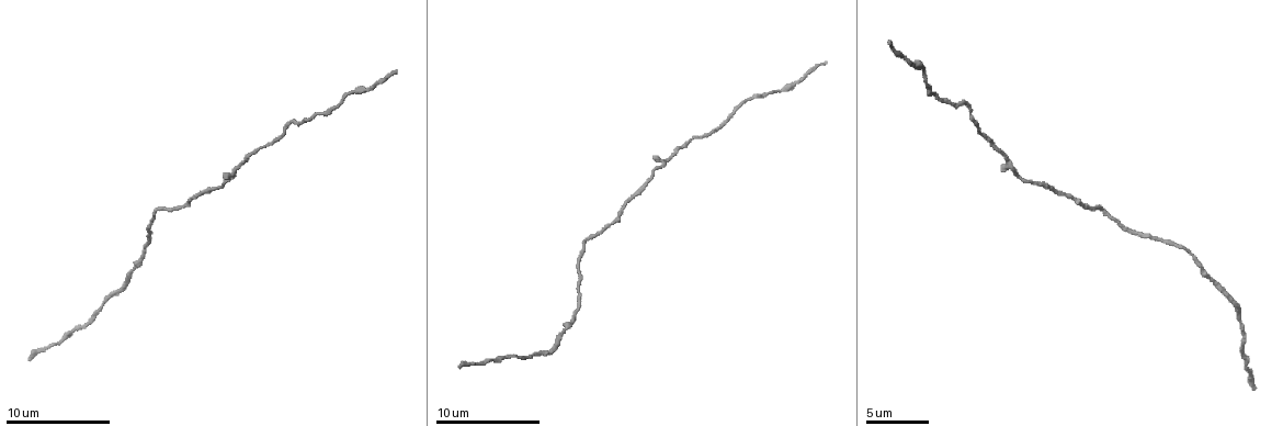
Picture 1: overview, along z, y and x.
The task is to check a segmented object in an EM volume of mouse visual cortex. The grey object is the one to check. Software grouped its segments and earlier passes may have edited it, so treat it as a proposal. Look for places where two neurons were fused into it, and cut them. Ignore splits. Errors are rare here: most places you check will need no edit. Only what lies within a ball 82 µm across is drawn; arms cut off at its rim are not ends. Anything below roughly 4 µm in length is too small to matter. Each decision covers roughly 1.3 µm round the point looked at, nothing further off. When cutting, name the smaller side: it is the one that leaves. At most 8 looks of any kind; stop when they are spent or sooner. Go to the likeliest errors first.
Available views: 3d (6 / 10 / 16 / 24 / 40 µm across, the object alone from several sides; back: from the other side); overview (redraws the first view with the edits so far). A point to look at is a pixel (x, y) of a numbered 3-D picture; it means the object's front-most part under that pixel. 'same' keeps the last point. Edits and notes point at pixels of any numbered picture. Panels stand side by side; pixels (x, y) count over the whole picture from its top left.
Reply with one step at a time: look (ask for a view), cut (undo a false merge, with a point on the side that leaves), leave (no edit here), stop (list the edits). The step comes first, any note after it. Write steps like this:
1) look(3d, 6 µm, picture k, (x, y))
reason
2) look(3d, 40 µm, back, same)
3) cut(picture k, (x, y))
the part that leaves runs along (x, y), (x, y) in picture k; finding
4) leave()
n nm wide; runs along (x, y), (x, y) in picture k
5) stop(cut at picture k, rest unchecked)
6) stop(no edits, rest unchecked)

look(3d, 6 µm, picture 1, (317, 114))
calibre changes

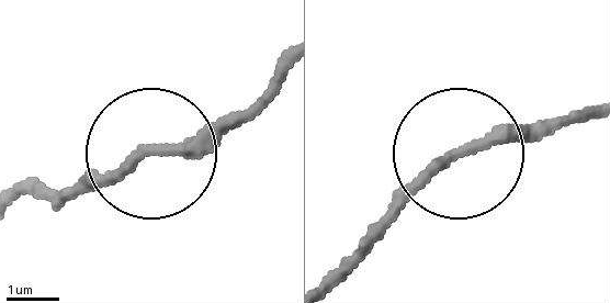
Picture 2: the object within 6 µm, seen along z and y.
look(3d, 6 µm, back, picture 2, (456, 155))

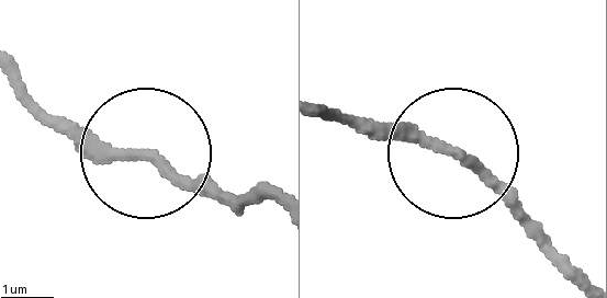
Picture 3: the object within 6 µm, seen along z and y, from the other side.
leave()
runs along (583, 286), (465, 168), (338, 119) in picture 3; continuous, no second neuron

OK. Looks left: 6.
look(3d, 16 µm, picture 1, (371, 86))
thick turns thin

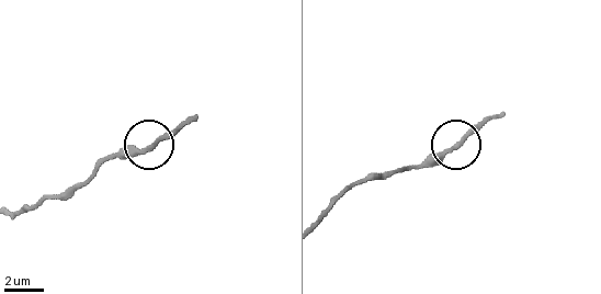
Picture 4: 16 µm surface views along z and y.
look(3d, 16 µm, back, picture 4, (149, 147))

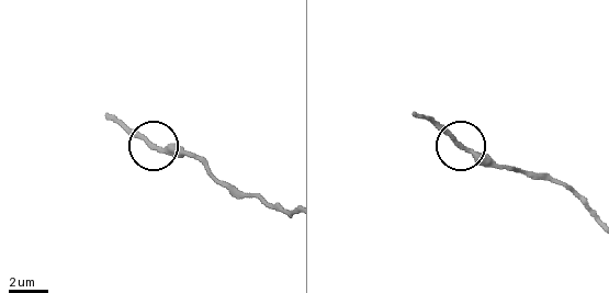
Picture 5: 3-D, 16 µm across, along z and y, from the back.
leave()
runs along (284, 212), (230, 193), (191, 157), (151, 147), (124, 122) in picture 5; one neuron here

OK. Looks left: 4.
look(3d, 10 µm, picture 1, (539, 352))
calibre changes

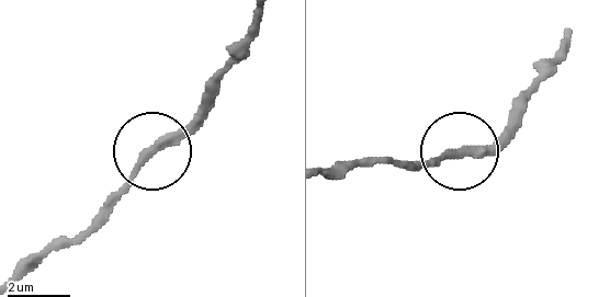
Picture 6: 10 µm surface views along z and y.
leave()
all the same neuron

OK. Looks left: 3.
look(3d, 10 µm, picture 1, (686, 145))
thick turns thin

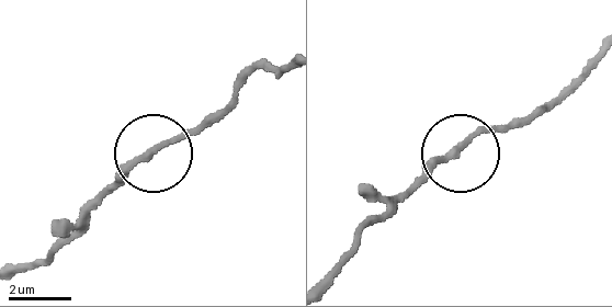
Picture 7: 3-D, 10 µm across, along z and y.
leave()
runs along (327, 270), (476, 136), (536, 107) in picture 7; all the same neuron

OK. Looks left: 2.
stop(no edits, rest unchecked)

